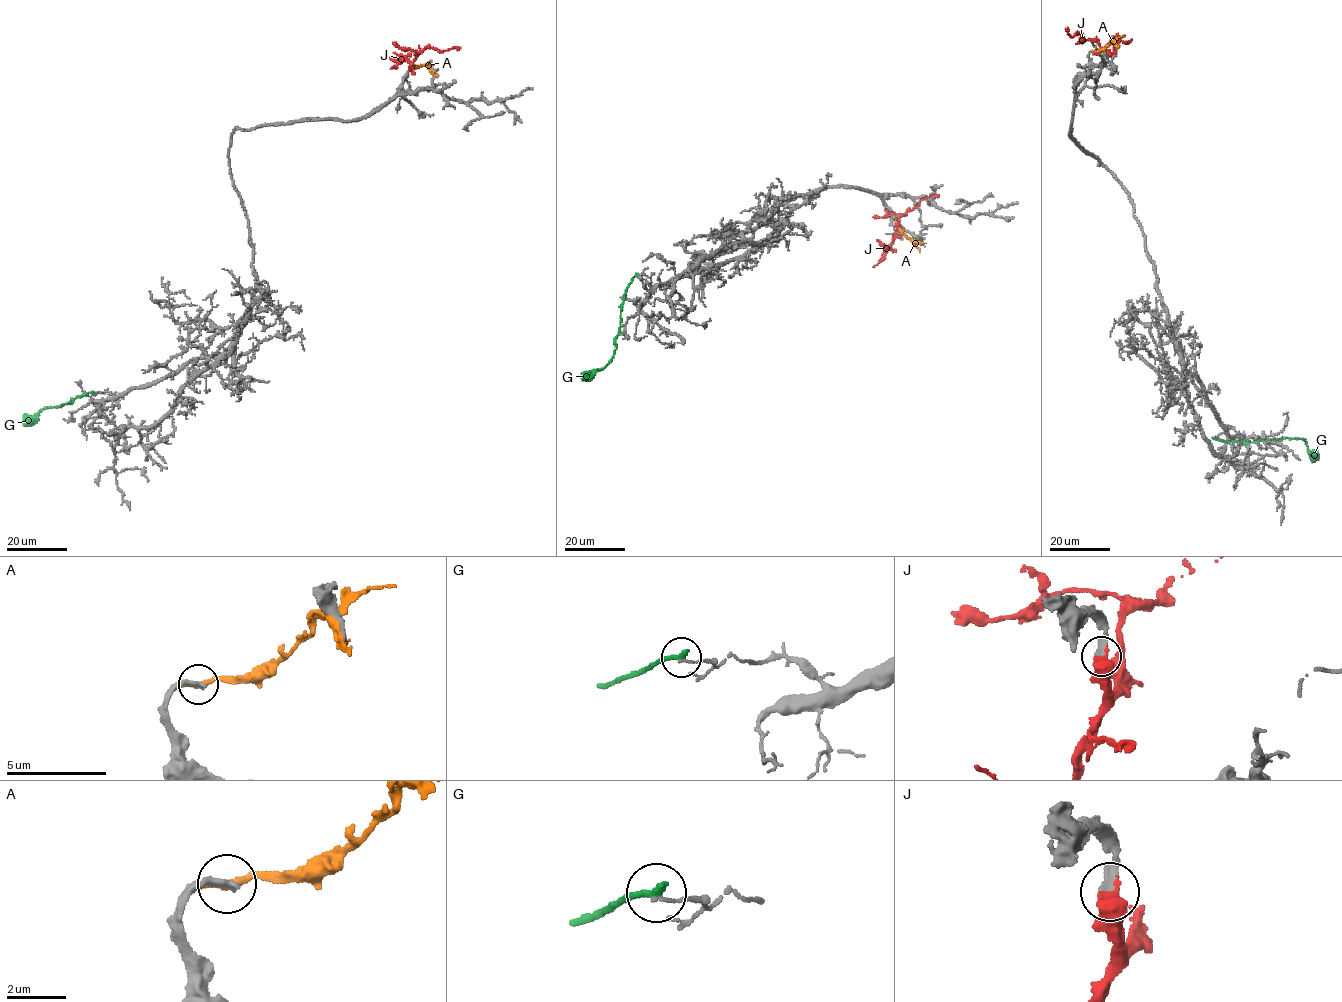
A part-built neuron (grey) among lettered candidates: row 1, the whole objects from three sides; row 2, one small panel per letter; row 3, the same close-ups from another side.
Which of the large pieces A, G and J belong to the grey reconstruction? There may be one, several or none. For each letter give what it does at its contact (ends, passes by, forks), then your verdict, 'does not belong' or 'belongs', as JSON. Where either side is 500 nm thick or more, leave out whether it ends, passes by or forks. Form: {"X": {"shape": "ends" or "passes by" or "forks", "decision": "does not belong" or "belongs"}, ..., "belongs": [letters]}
{"A": {"shape": "ends", "decision": "does not belong"}, "G": {"shape": "ends", "decision": "does not belong"}, "J": {"decision": "belongs"}, "belongs": ["J"]}

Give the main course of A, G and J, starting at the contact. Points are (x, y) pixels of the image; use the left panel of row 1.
A: (411, 64), (417, 67), (426, 64), (438, 75)
G: (91, 392), (77, 396), (68, 403), (43, 408), (29, 424), (25, 422)
J: (412, 66), (417, 53), (428, 47), (442, 52), (460, 48)

